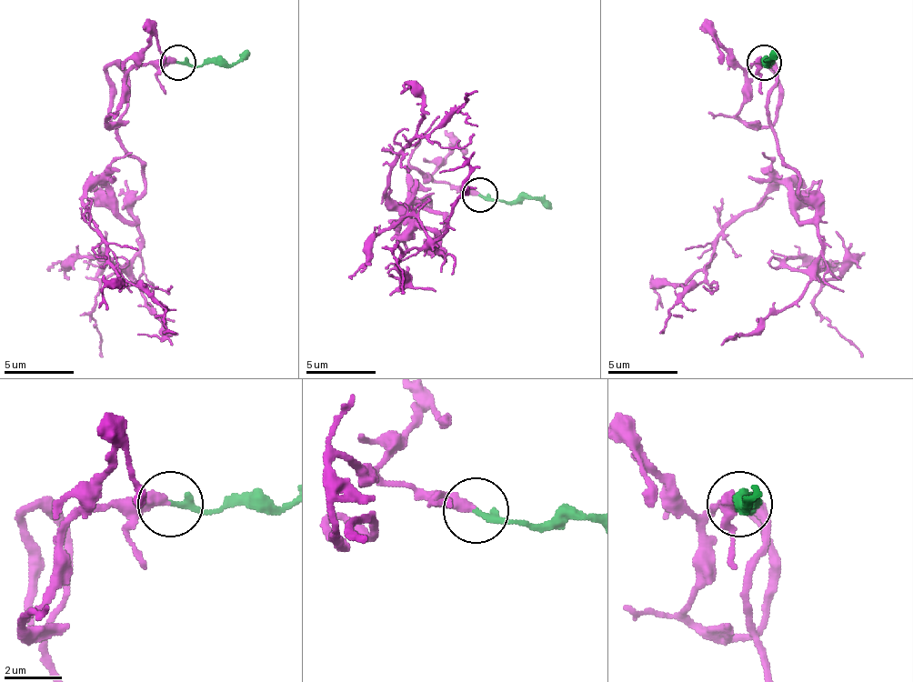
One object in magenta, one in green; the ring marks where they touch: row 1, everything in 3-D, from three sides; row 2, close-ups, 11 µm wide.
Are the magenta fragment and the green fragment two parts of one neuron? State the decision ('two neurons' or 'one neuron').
one neuron

